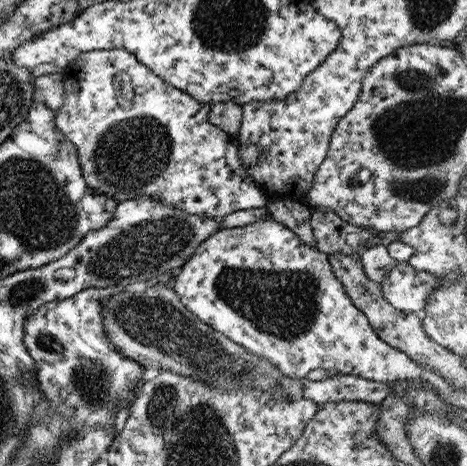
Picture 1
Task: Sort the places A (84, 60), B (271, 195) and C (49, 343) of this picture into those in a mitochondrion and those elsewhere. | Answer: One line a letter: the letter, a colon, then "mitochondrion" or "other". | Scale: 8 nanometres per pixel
A: other
B: other
C: mitochondrion

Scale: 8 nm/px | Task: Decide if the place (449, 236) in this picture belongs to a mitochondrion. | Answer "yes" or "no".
no

